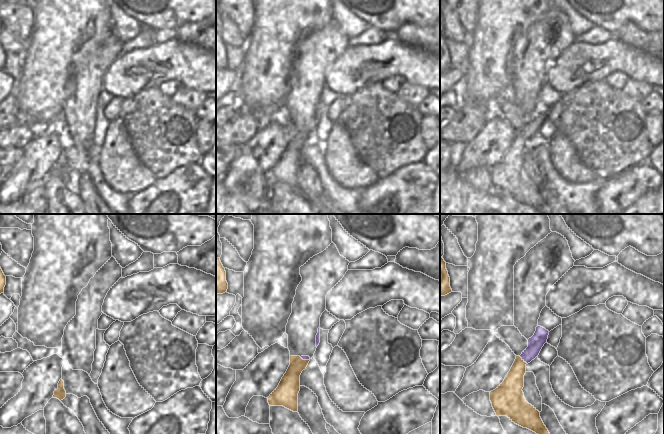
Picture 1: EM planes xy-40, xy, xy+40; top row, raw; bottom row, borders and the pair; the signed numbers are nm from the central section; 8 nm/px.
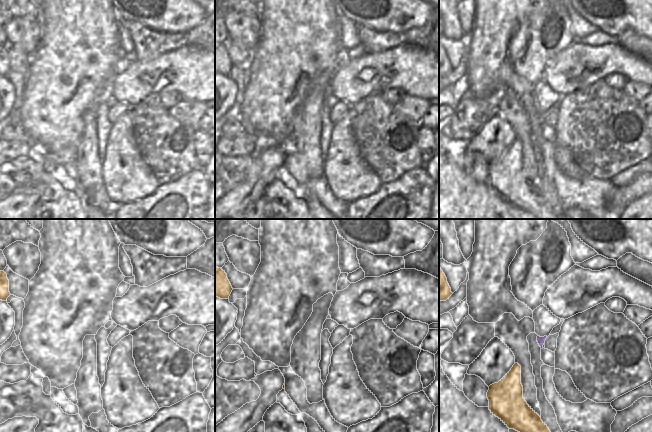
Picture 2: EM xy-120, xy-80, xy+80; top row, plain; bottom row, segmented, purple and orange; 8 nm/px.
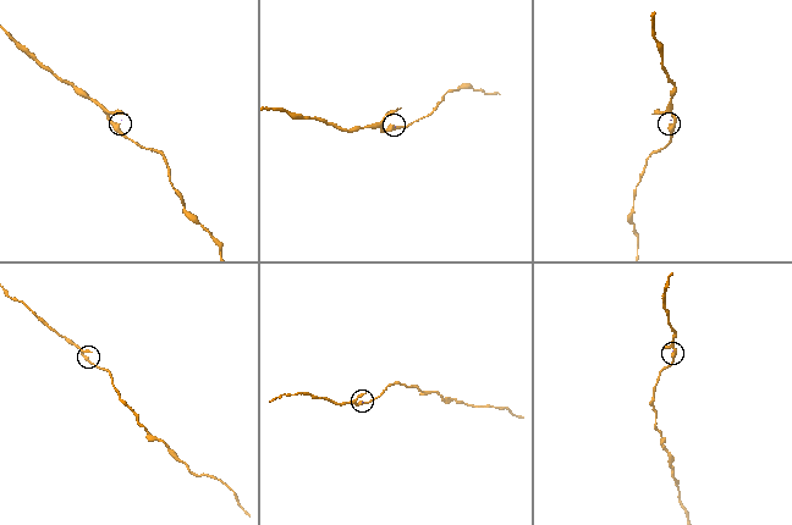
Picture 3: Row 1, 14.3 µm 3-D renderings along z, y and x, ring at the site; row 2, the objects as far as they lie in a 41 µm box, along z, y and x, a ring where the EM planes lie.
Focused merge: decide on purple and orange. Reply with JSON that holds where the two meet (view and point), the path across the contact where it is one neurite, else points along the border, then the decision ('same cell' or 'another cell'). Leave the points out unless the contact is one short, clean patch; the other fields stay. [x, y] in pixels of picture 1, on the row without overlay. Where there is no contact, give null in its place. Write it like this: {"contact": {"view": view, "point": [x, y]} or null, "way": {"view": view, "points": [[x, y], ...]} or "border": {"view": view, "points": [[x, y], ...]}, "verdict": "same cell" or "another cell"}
{"contact": {"view": "xy+40", "point": [523, 135]}, "way": {"view": "xy+40", "points": [[536, 118], [534, 124], [523, 135], [519, 140], [511, 163]]}, "verdict": "same cell"}

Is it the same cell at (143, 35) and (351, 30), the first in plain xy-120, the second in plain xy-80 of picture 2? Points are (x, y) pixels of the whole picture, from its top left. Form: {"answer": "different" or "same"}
{"answer": "different"}

